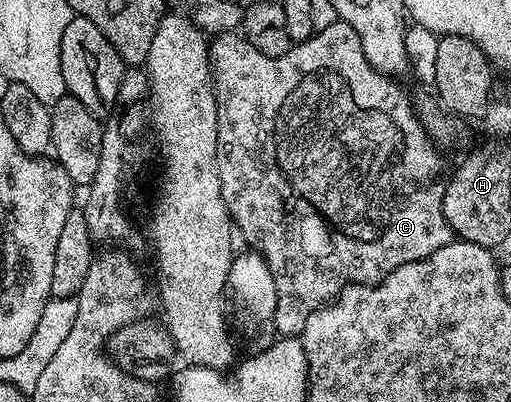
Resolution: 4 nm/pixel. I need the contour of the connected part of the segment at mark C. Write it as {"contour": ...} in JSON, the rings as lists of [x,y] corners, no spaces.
{"contour":[[[337,19],[334,23],[330,23],[330,27],[318,29],[312,36],[307,37],[304,41],[297,41],[286,51],[285,54],[278,55],[277,58],[271,58],[268,55],[256,50],[247,39],[239,32],[221,33],[213,36],[210,41],[208,51],[210,55],[210,63],[212,64],[212,82],[216,88],[216,106],[218,107],[218,147],[216,148],[216,166],[218,167],[218,179],[222,187],[222,199],[226,203],[226,211],[232,216],[233,226],[249,241],[251,248],[259,253],[264,261],[268,264],[270,275],[274,279],[274,291],[276,292],[276,306],[274,307],[274,327],[277,334],[281,338],[293,337],[303,334],[306,327],[306,319],[310,319],[310,315],[314,315],[314,311],[318,311],[330,301],[335,301],[339,297],[341,291],[347,285],[375,285],[376,282],[382,280],[386,275],[390,275],[390,271],[394,271],[398,267],[402,267],[402,263],[414,263],[418,259],[426,259],[426,255],[434,255],[434,251],[438,251],[438,247],[446,247],[454,240],[452,229],[448,226],[446,219],[443,217],[442,201],[443,191],[446,182],[446,170],[444,171],[444,157],[436,150],[433,138],[424,127],[423,120],[412,110],[412,101],[404,94],[404,89],[400,86],[401,82],[397,78],[389,77],[387,73],[379,73],[373,65],[366,59],[366,55],[362,51],[362,43],[358,39],[358,31],[354,31],[354,27],[350,27],[350,23]]]}

